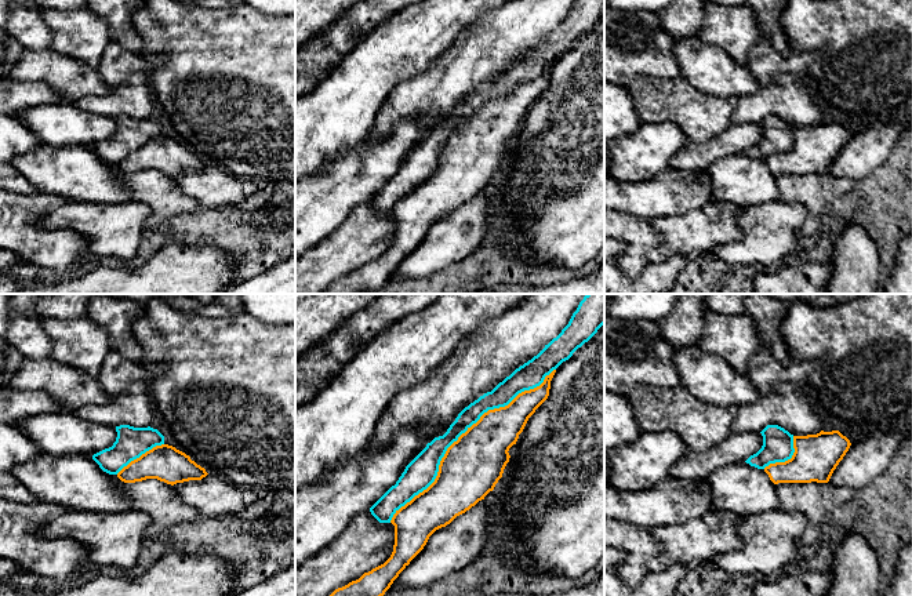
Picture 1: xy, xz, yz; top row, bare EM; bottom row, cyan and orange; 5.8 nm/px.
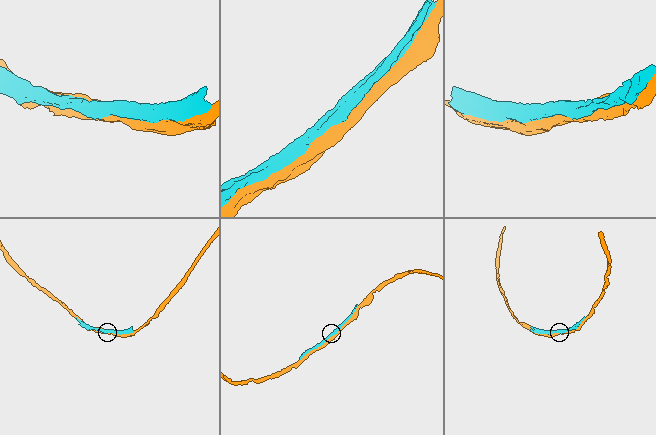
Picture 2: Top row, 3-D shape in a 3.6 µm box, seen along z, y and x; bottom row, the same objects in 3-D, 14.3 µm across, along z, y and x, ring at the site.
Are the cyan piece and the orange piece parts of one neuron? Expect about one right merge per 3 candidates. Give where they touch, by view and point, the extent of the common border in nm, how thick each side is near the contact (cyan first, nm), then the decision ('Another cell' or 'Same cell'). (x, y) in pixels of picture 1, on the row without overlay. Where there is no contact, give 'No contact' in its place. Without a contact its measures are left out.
Touches cyan at xz (462, 123). Shared border 1300 nm. Thickness 130 nm (cyan) against 340 nm. Another cell

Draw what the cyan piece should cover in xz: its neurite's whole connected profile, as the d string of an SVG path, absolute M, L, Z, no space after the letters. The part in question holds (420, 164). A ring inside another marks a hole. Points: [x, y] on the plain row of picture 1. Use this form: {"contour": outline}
{"contour": "M577 0L568 15L531 51L516 59L491 83L465 98L443 127L435 128L406 157L392 177L371 199L379 214L390 214L393 206L436 170L447 139L488 101L508 97L519 84L539 77L545 68L588 33L604 15L604 0Z"}

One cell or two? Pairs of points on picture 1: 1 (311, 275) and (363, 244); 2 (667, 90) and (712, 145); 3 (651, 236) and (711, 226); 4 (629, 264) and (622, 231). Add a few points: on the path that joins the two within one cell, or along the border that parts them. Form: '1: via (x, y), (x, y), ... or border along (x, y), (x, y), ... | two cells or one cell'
1: via (323, 264), (351, 246) | one cell
2: border along (733, 124), (704, 141), (687, 141) | two cells
3: border along (649, 221), (661, 240), (649, 251), (647, 261) | two cells
4: via (633, 255), (633, 242), (631, 239) | one cell

